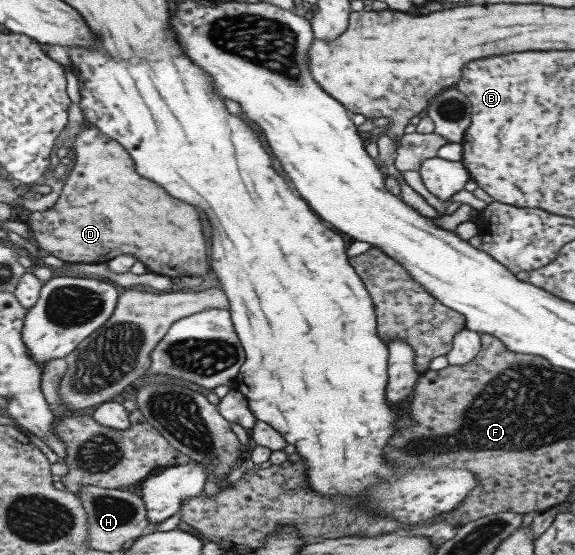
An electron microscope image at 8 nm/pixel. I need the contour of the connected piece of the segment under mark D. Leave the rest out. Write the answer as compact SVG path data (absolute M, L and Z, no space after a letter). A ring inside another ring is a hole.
M93 125L83 126L77 133L73 150L75 163L53 206L43 211L23 214L23 220L28 230L31 230L41 254L50 254L66 264L106 263L119 254L131 254L141 264L145 264L147 272L173 278L185 275L202 277L209 270L203 226L195 208L179 202L177 198L169 198L163 188L137 174L134 162L126 150L115 140L101 134Z

